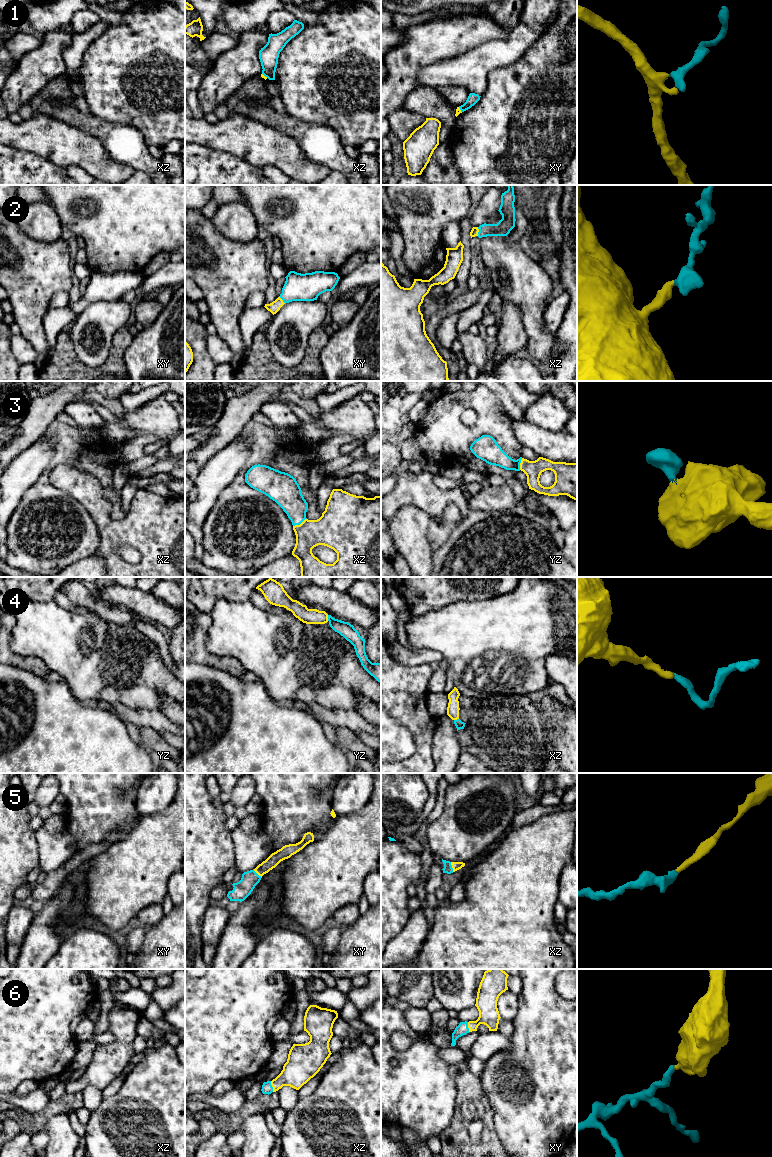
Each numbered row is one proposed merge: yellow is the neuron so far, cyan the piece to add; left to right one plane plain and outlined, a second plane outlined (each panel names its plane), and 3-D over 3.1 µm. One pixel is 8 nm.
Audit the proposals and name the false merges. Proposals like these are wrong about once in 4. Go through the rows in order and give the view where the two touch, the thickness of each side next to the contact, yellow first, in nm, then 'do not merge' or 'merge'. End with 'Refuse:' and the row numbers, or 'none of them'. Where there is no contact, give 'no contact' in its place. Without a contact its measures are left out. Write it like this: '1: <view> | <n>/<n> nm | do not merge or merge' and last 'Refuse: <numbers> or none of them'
1: xz | 20/160 nm | do not merge
2: xz | 60/120 nm | merge
3: xz | 260/220 nm | merge
4: yz | 130/120 nm | merge
5: xz | 70/70 nm | merge
6: xz | 240/90 nm | merge
Refuse: 1

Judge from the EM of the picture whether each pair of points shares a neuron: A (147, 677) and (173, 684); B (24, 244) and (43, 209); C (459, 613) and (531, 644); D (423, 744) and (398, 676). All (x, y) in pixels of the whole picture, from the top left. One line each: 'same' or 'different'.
A: same
B: different
C: same
D: same

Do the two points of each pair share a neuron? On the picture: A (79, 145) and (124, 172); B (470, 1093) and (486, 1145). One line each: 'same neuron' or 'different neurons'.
A: same neuron
B: same neuron

